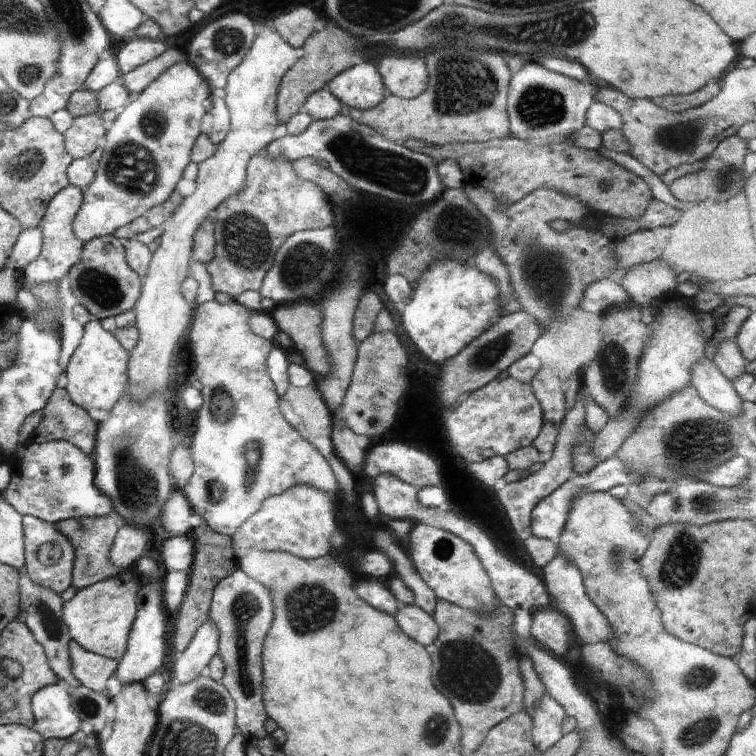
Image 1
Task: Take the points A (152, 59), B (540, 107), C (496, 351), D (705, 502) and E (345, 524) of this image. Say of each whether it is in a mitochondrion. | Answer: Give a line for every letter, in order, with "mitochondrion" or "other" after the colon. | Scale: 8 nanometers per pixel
A: other
B: mitochondrion
C: mitochondrion
D: mitochondrion
E: other

